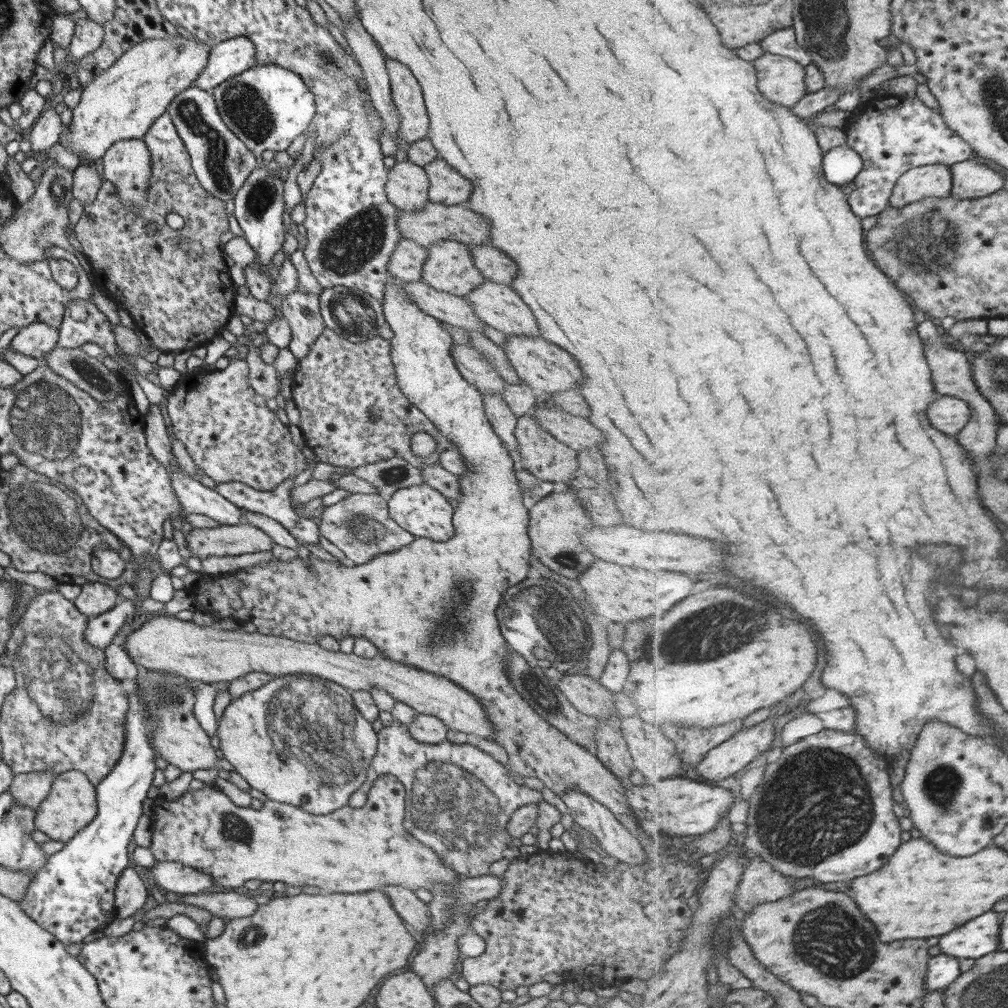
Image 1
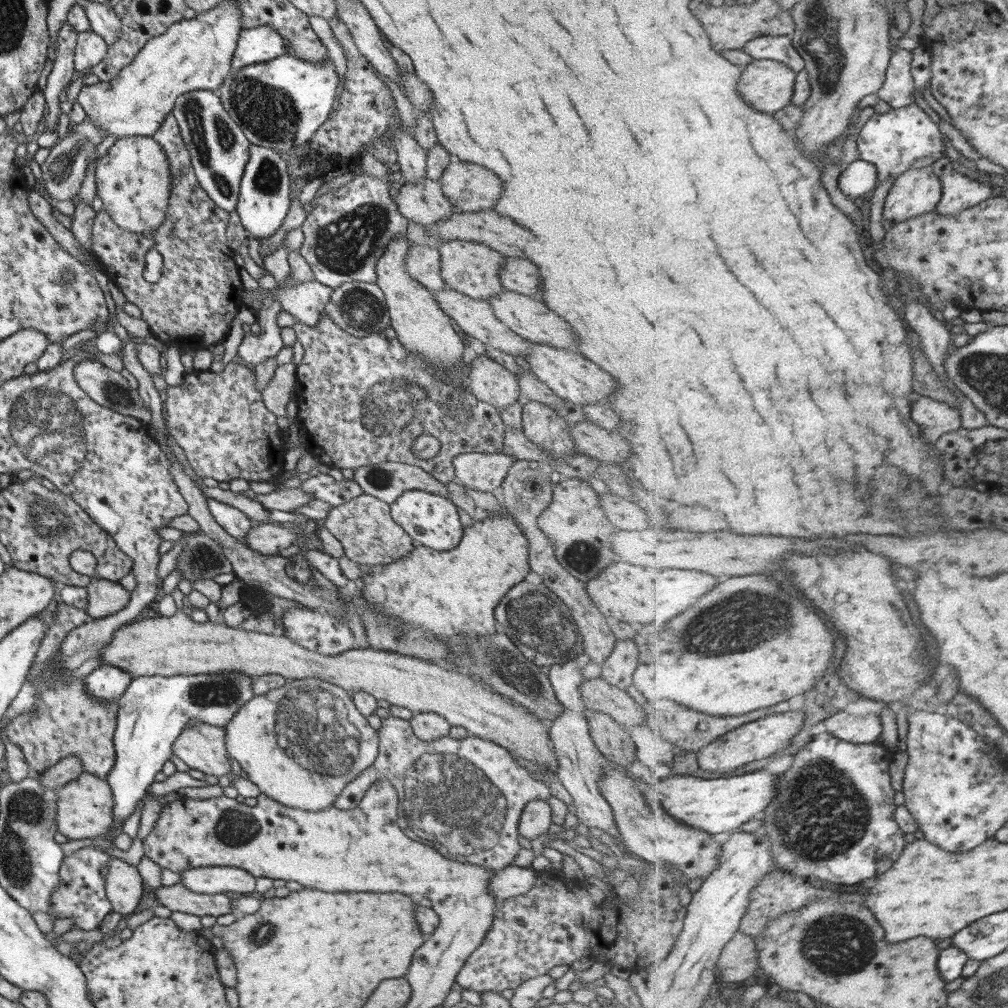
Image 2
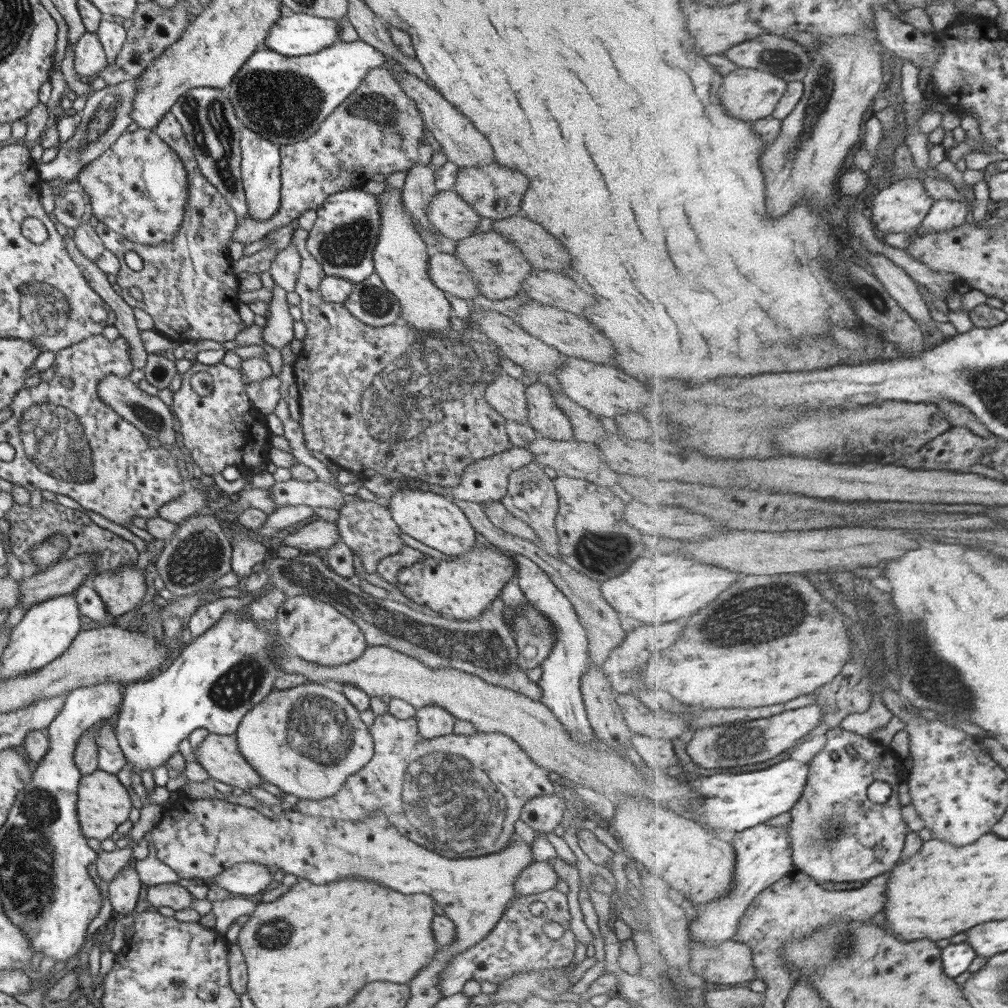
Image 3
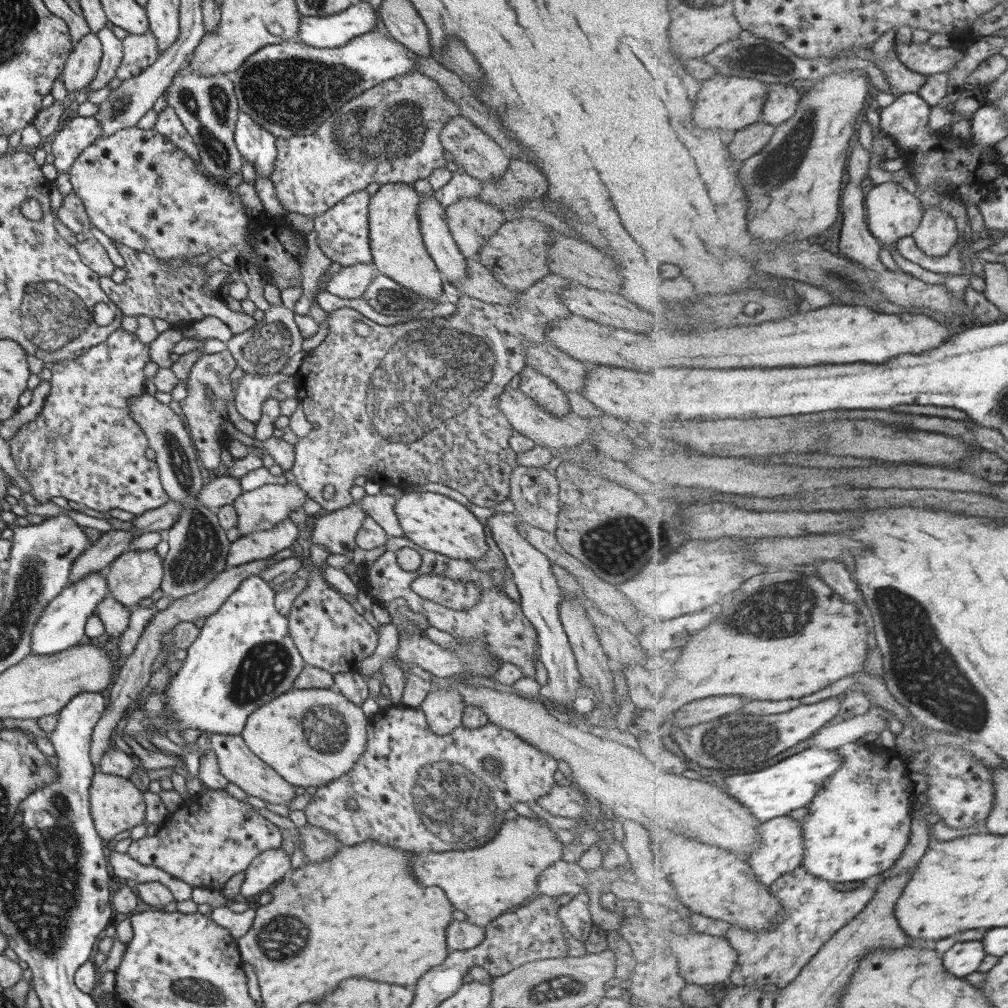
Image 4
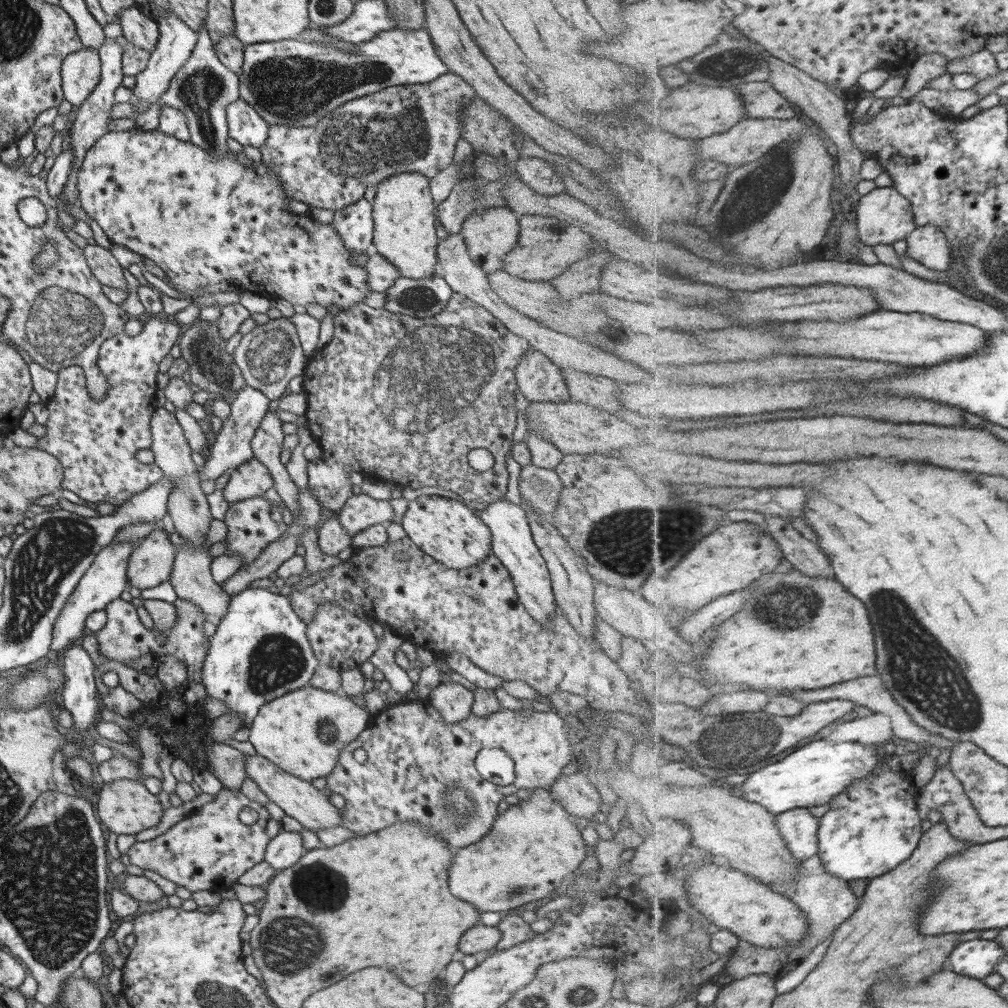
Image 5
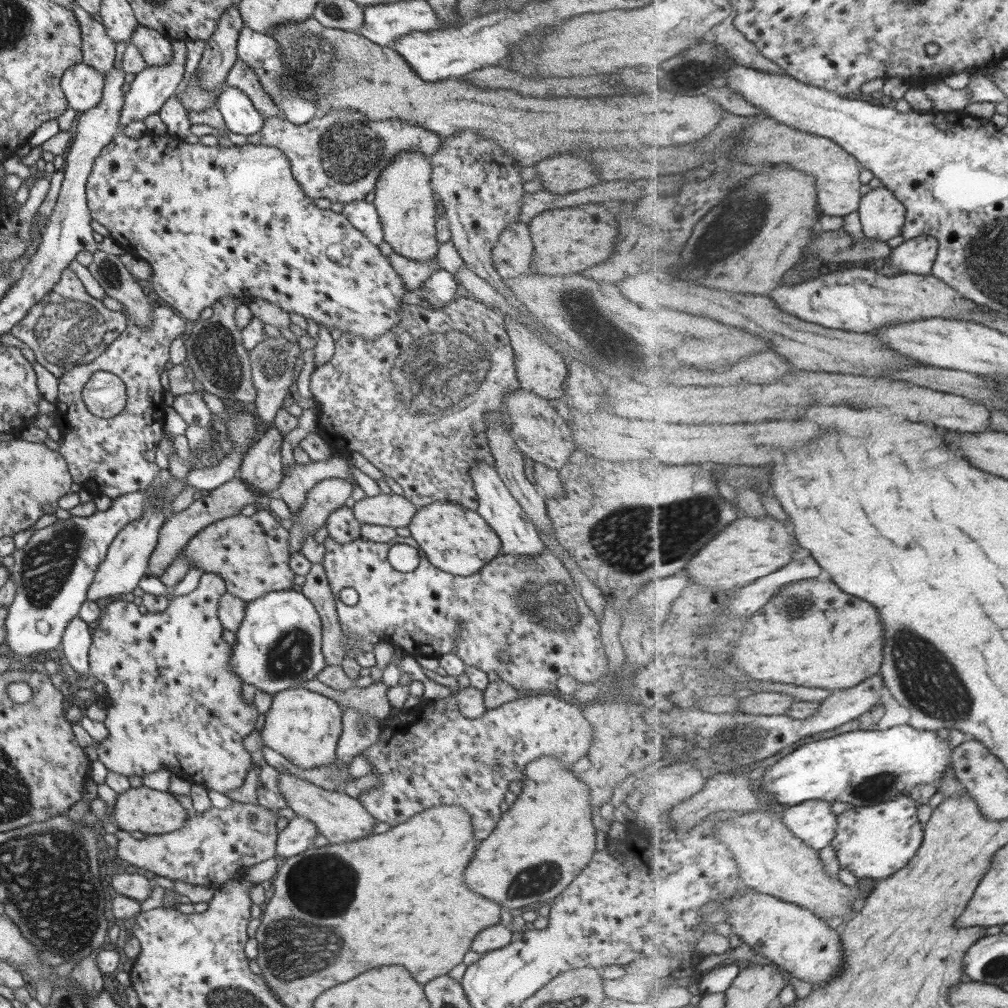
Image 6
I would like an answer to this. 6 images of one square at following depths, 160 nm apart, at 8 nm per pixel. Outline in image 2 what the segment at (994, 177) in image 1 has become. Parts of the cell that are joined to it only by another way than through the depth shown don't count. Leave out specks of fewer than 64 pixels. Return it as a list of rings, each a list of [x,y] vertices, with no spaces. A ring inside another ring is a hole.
[[[951,158],[937,159],[932,166],[934,172],[941,176],[943,183],[942,200],[936,207],[939,213],[959,216],[968,208],[976,207],[989,199],[993,192],[991,186],[983,186],[983,184],[959,174],[955,170]]]

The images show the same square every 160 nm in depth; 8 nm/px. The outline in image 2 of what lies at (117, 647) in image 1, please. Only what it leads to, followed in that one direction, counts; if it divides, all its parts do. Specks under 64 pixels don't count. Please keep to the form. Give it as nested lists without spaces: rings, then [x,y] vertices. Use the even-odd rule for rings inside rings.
[[[101,664],[81,680],[84,692],[90,694],[94,700],[108,702],[108,700],[118,700],[131,679],[132,677],[122,670]]]

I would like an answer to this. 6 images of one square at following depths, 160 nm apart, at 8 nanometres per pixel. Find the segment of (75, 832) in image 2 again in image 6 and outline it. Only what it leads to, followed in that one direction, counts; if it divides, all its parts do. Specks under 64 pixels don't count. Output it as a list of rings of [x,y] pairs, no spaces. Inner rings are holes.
[[[143,785],[129,787],[125,792],[119,792],[115,797],[115,805],[110,809],[112,810],[110,822],[117,826],[118,831],[128,834],[137,831],[144,835],[159,835],[179,831],[189,816],[171,793],[153,790]]]

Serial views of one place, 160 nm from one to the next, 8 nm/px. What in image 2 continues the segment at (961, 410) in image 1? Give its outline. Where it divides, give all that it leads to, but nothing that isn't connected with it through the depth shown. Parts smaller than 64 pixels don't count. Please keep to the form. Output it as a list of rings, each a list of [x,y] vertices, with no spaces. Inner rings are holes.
[[[917,397],[915,402],[915,422],[922,429],[923,440],[934,443],[943,435],[962,427],[962,413],[951,404]]]

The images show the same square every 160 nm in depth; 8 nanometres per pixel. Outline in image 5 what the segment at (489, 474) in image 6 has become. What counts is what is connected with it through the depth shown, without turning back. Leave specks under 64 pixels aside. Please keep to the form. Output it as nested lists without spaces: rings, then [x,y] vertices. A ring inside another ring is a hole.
[[[503,496],[476,513],[488,526],[492,553],[509,573],[519,604],[536,623],[542,624],[544,632],[550,631],[550,620],[555,610],[550,576],[545,561],[532,539],[525,511],[520,505],[511,503]]]

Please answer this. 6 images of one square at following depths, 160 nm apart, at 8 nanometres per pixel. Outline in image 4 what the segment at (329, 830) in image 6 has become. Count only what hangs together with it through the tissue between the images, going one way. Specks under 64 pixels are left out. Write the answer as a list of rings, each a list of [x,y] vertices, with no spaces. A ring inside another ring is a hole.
[[[211,733],[209,736],[210,750],[217,757],[220,773],[229,781],[252,796],[269,804],[278,804],[287,807],[289,801],[295,798],[295,785],[283,780],[271,767],[268,767],[260,758],[257,758],[244,743],[241,735],[222,735]]]

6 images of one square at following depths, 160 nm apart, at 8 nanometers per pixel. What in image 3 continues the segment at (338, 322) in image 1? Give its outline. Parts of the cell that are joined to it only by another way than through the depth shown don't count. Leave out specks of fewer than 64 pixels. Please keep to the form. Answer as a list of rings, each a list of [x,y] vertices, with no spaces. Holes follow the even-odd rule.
[[[374,272],[365,280],[356,282],[352,288],[352,293],[341,304],[349,311],[353,318],[357,318],[359,322],[363,322],[363,324],[367,324],[371,328],[393,324],[393,321],[401,313],[395,296],[384,287],[381,279]]]

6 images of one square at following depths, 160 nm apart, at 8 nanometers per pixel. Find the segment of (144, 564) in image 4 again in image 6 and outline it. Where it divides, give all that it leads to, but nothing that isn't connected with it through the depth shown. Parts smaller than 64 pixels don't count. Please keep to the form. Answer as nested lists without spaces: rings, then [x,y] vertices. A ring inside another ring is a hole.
[[[236,476],[210,490],[206,496],[195,499],[187,508],[171,514],[159,527],[157,544],[150,554],[146,574],[158,578],[162,572],[165,572],[168,562],[177,557],[184,544],[202,528],[222,518],[235,516],[242,511],[247,512],[257,508],[264,508],[267,505],[268,497],[269,495],[260,495],[255,489],[252,489],[246,482]]]

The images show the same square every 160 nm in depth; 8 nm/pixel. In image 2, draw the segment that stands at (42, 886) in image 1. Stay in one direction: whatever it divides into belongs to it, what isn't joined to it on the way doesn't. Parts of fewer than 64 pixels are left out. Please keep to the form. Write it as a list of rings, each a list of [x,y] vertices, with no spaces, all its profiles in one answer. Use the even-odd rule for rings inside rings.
[[[233,671],[215,674],[132,677],[128,687],[117,700],[116,725],[112,736],[115,760],[112,769],[105,776],[111,791],[111,825],[105,831],[105,835],[101,835],[101,837],[110,844],[115,839],[117,834],[113,834],[114,830],[134,812],[137,802],[149,790],[153,776],[161,770],[163,763],[170,759],[171,745],[174,744],[187,722],[192,718],[197,723],[224,728],[236,713],[236,709],[243,706],[254,695],[252,679],[250,676]],[[87,846],[81,848],[73,855],[63,856],[61,867],[59,867],[59,882],[50,896],[51,918],[72,918],[72,929],[79,929],[86,932],[98,931],[101,920],[112,912],[111,903],[104,893],[104,880],[99,873],[99,868],[109,866],[110,856],[97,847]]]

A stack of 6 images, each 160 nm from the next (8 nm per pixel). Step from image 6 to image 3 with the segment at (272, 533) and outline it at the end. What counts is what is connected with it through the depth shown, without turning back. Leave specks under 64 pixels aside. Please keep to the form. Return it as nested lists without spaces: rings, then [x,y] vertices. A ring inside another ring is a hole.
[[[318,479],[275,481],[266,491],[276,508],[297,504],[341,508],[345,504],[342,493],[337,490],[337,487],[325,484]]]

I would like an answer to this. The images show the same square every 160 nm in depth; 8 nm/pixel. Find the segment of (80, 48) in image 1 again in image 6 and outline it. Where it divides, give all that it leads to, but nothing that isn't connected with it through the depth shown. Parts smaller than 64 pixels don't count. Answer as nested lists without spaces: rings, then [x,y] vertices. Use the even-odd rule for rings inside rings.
[[[80,62],[63,71],[60,89],[69,107],[85,112],[100,101],[103,81],[103,75]]]

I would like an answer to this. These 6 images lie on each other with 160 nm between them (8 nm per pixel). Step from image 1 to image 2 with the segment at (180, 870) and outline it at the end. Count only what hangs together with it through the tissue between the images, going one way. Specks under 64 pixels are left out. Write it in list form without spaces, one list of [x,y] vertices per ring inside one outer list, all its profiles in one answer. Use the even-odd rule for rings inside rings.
[[[199,867],[177,873],[180,883],[193,892],[203,894],[253,894],[255,878],[231,867]]]

